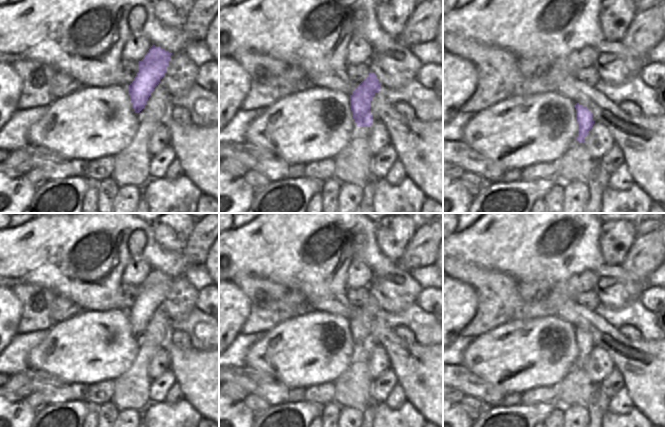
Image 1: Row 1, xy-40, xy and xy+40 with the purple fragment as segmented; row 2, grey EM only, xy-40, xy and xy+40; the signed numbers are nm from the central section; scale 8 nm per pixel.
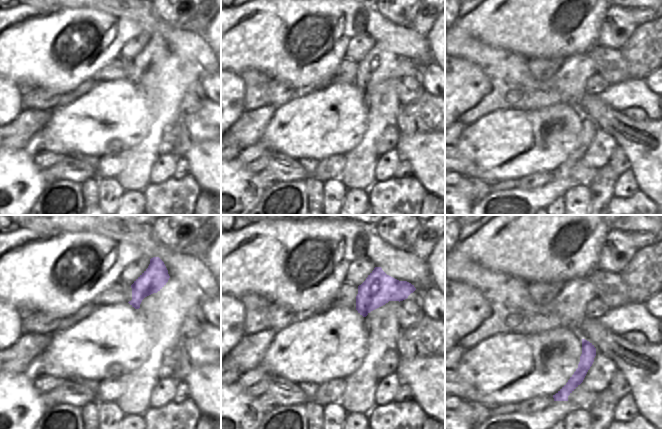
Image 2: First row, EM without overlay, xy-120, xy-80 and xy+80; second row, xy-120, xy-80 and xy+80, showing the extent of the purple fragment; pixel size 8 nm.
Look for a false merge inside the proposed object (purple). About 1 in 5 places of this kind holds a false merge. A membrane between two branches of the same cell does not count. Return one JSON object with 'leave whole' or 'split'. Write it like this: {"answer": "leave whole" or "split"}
{"answer": "leave whole"}

